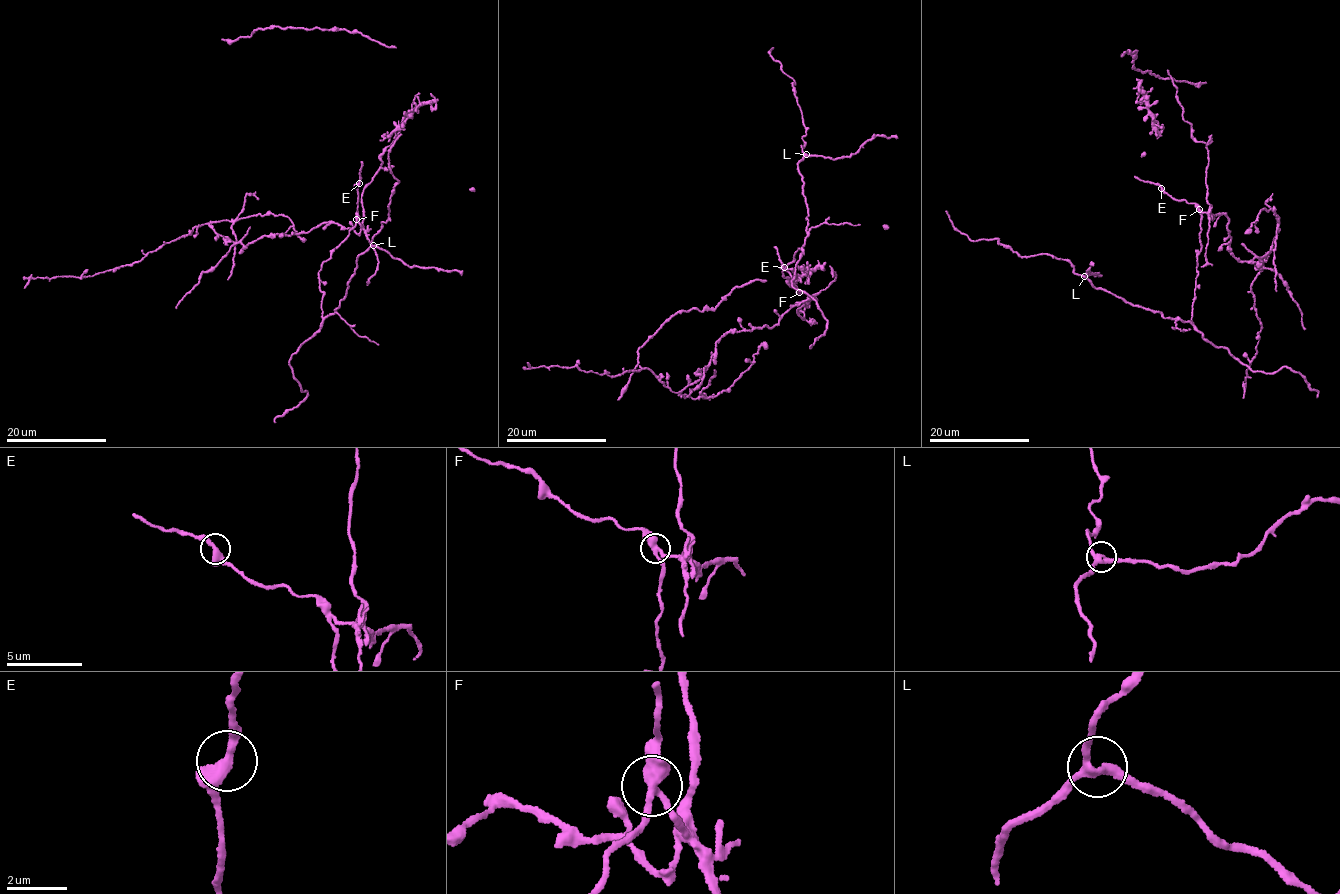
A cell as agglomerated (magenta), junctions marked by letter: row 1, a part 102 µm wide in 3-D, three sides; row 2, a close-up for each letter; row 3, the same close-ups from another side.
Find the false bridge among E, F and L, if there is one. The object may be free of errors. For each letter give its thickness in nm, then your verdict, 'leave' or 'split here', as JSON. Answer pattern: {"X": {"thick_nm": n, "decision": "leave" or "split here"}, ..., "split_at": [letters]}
{"E": {"thick_nm": 420, "decision": "leave"}, "F": {"thick_nm": 360, "decision": "split here"}, "L": {"thick_nm": 280, "decision": "leave"}, "split_at": ["F"]}

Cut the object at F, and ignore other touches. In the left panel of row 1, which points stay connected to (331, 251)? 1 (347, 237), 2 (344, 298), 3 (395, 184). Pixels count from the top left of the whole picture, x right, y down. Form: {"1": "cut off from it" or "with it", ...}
{"1": "with it", "2": "with it", "3": "with it"}

